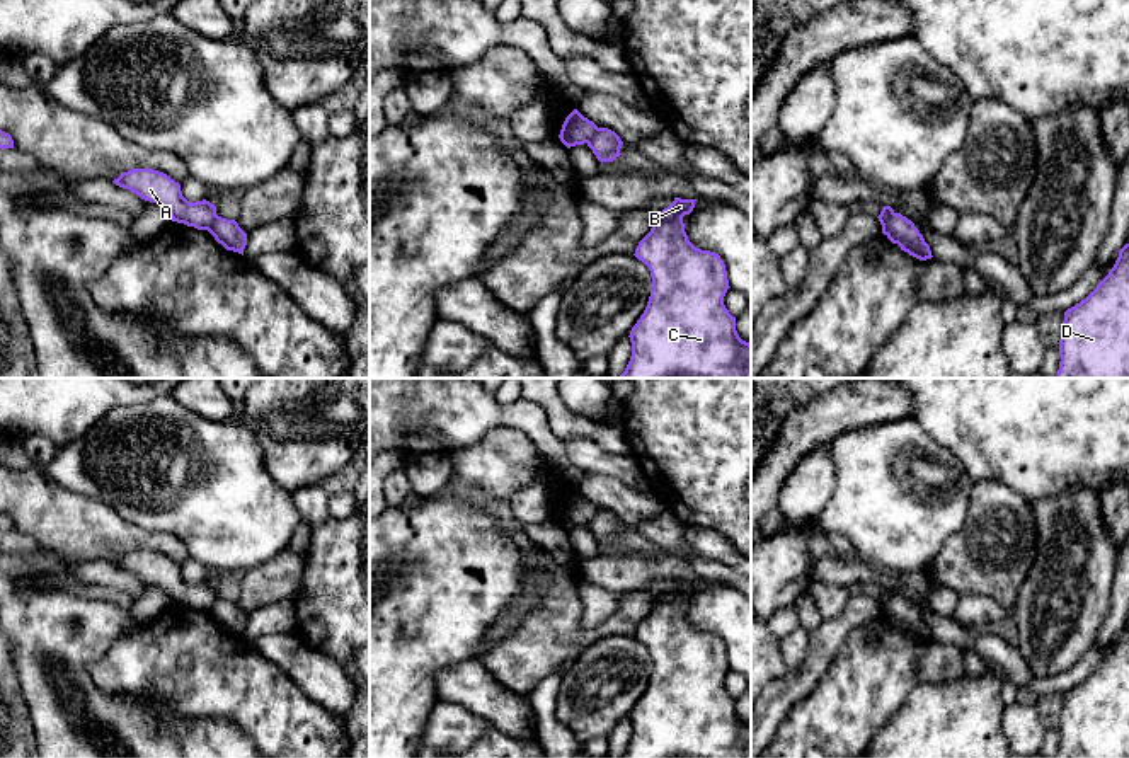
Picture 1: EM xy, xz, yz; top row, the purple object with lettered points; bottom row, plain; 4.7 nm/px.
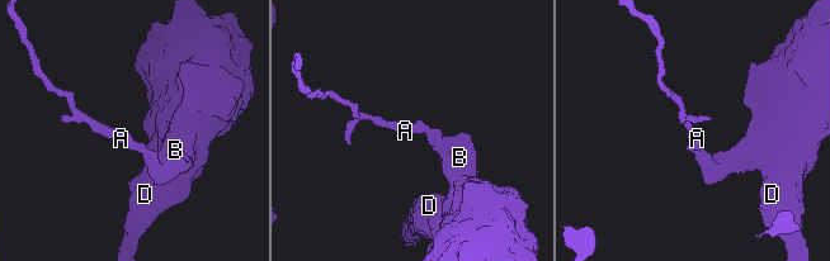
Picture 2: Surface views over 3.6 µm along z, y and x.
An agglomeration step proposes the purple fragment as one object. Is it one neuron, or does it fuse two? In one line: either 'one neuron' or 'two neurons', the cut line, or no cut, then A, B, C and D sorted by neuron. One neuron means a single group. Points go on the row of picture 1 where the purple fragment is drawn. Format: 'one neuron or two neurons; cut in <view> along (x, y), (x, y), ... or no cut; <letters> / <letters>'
two neurons; cut in xy along (217, 215), (208, 230); A / B C D

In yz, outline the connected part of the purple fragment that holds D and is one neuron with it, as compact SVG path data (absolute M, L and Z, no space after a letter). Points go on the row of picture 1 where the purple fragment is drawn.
M1129 244L1098 286L1064 312L1059 356L1056 378L1129 378Z

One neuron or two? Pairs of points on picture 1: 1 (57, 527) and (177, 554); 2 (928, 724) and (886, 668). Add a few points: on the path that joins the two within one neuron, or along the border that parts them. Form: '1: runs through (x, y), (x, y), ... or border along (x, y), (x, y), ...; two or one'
1: runs through (87, 530), (147, 540); one
2: border along (945, 682), (922, 682), (882, 728); two

